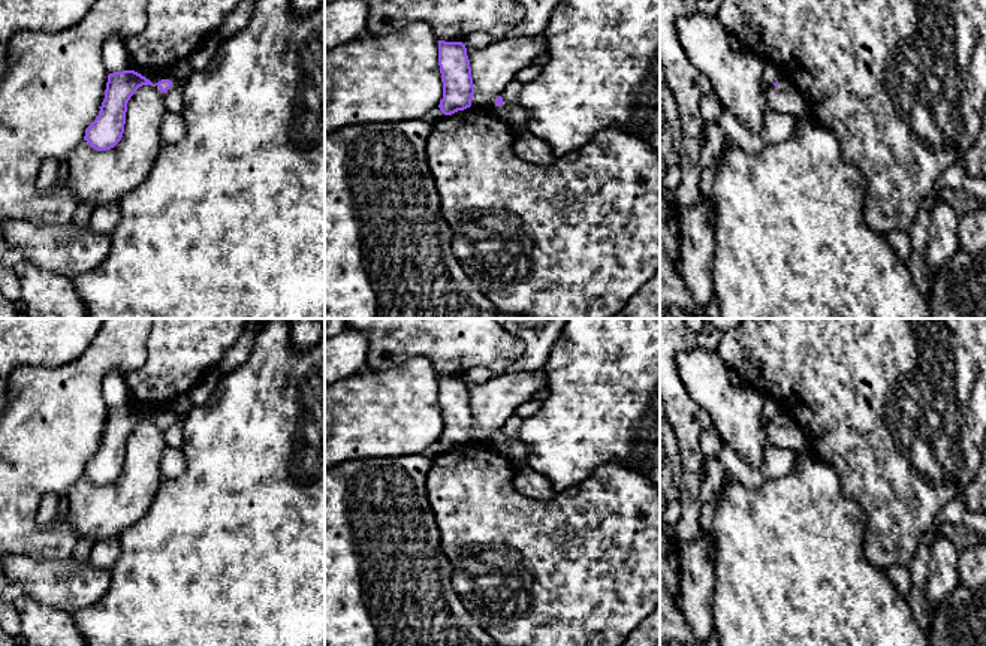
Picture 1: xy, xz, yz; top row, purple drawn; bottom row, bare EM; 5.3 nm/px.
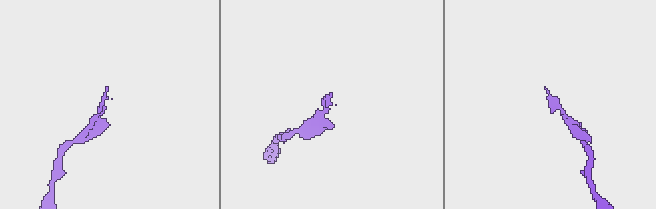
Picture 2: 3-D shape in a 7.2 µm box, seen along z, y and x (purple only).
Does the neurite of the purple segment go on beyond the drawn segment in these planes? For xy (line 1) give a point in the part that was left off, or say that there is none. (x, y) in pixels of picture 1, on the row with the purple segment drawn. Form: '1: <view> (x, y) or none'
1: none

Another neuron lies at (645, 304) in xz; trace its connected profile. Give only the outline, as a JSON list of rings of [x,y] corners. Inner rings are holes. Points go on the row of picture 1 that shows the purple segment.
[[[660,268],[612,319],[660,319]]]

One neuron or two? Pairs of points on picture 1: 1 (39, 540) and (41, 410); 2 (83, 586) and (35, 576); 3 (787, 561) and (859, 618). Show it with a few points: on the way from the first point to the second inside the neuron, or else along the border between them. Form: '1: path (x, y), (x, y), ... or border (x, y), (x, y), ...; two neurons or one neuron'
1: path (26, 507), (26, 453), (36, 443); one neuron
2: path (71, 585), (47, 580); one neuron
3: path (805, 579), (841, 615); one neuron

